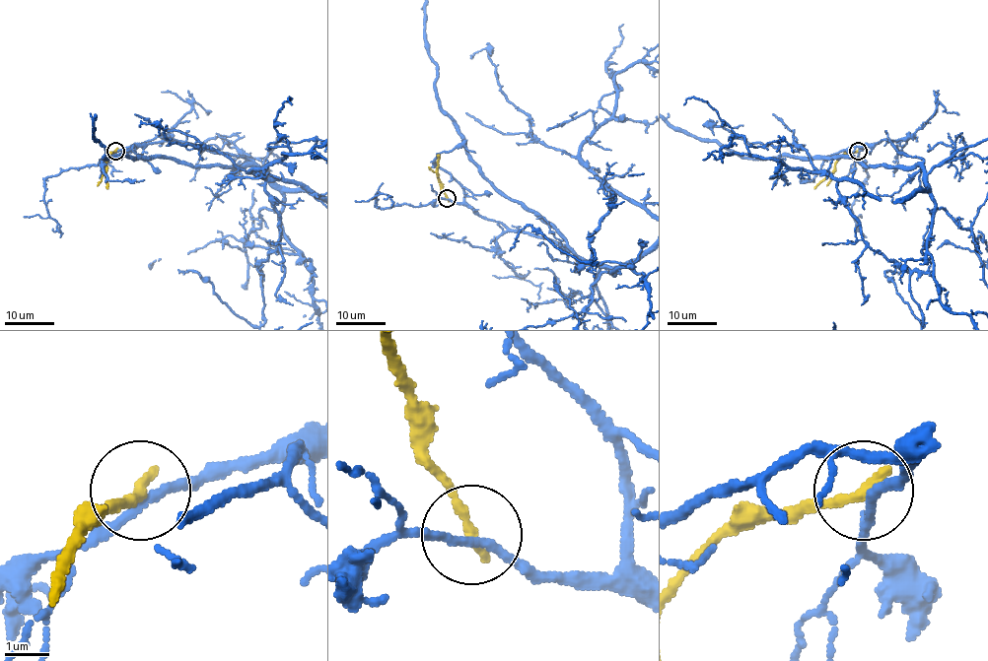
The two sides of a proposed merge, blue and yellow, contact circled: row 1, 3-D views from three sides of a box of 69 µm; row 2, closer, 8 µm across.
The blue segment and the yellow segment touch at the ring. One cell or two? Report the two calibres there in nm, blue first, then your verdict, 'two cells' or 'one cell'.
calibres 190 and 280 nm; two cells

